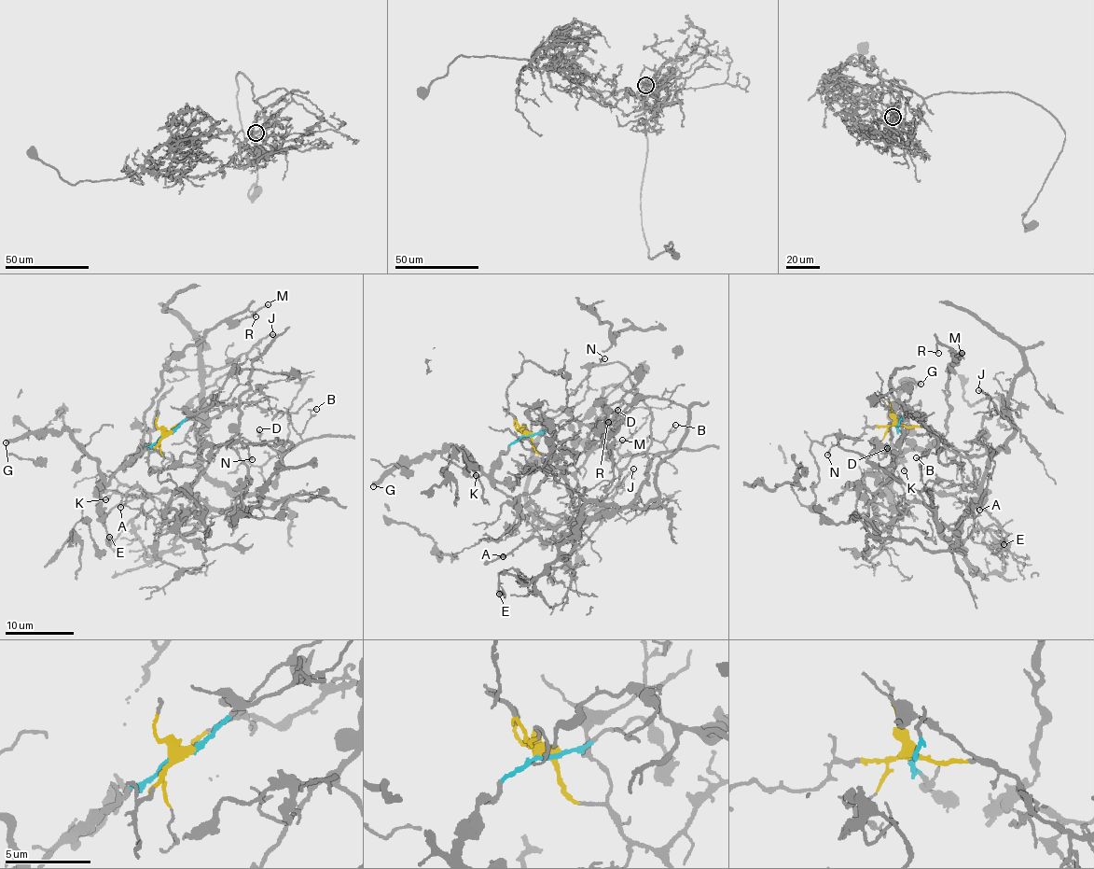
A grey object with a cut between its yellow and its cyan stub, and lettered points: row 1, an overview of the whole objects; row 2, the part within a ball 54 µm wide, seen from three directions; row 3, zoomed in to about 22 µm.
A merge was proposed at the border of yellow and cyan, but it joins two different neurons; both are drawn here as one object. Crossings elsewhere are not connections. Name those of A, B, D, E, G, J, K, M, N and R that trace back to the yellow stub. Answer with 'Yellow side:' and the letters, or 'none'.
Yellow side: A, B, D, E, J, N

